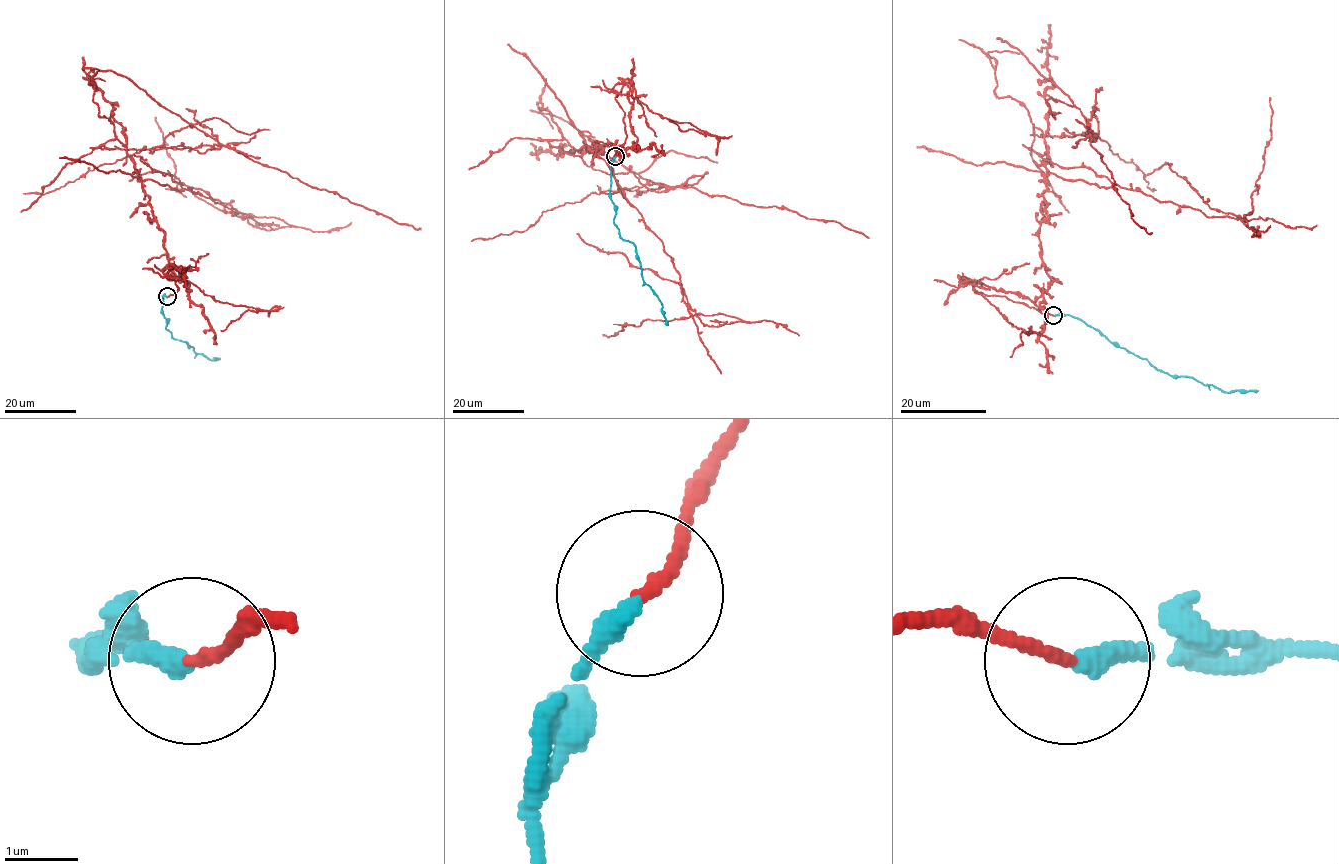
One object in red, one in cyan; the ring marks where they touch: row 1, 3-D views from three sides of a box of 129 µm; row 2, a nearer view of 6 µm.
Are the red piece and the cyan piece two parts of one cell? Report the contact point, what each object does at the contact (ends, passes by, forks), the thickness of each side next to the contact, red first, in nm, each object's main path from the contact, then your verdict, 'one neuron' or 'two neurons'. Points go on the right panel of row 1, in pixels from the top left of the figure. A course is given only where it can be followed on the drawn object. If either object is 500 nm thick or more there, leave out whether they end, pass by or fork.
(1053, 315) | red ends | cyan ends | 160/280 nm | red via (1053, 315), (964, 278), (1044, 301), (1046, 177), (1140, 190), (1260, 235), (1244, 214), (1271, 136), (1270, 97) | cyan via (1053, 315), (1071, 315), (1081, 319), (1111, 342), (1146, 359), (1163, 372), (1192, 376), (1226, 393), (1257, 390) | two neurons

